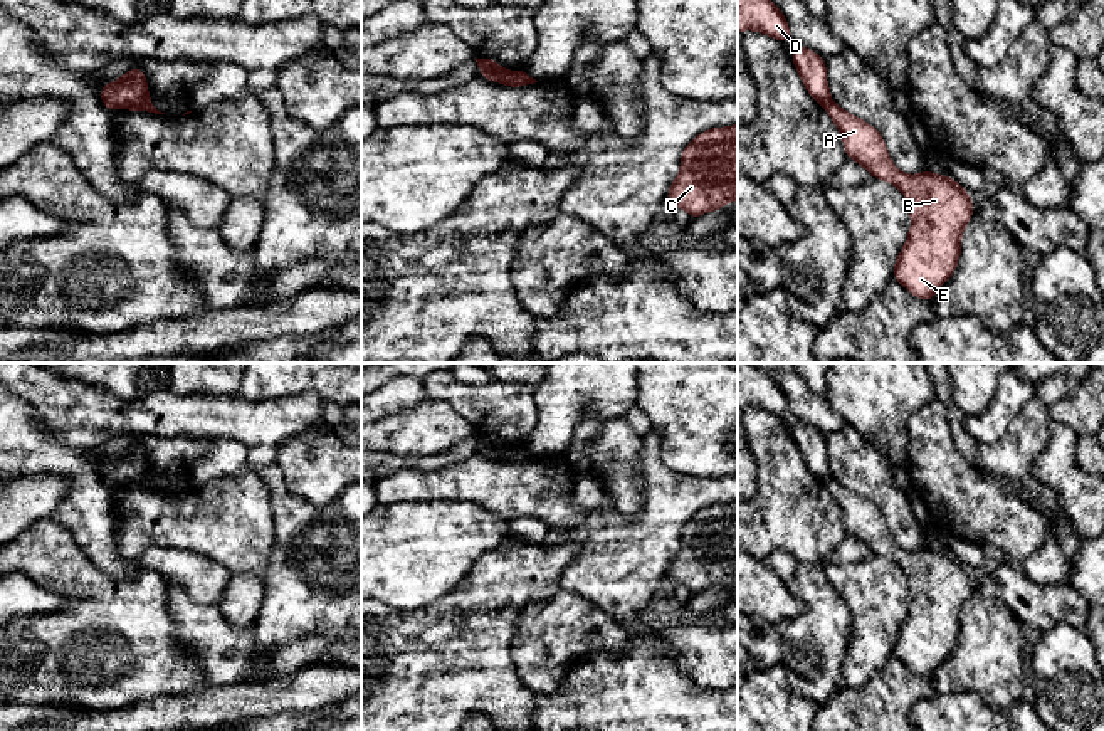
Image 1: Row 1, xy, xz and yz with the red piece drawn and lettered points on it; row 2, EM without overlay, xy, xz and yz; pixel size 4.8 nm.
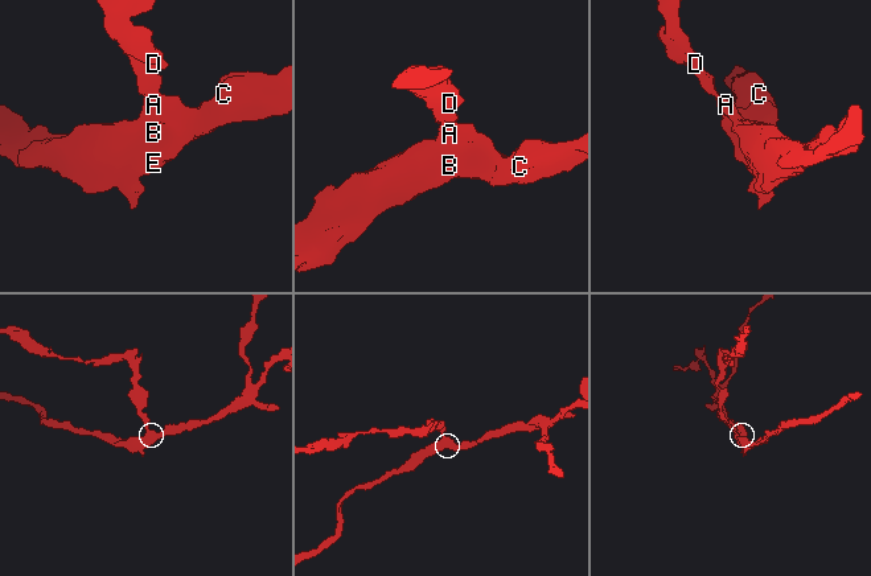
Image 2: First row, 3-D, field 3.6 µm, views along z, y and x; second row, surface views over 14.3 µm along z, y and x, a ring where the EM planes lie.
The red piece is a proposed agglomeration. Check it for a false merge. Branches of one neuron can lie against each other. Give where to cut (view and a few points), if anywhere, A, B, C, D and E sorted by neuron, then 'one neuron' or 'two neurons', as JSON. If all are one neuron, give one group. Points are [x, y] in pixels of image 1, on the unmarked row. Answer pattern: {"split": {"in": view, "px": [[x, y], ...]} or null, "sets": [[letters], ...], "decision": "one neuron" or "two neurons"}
{"split": {"in": "xy", "px": [[148, 473], [128, 484]]}, "sets": [["A", "B", "C", "E"], ["D"]], "decision": "two neurons"}

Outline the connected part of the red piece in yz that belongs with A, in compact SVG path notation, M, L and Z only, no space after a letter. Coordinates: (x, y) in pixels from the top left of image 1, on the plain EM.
M832 476L823 484L840 507L847 534L862 541L874 555L892 560L906 573L912 602L896 635L894 657L931 679L954 650L961 634L961 610L975 590L973 576L951 553L926 546L919 551L901 550L874 502Z

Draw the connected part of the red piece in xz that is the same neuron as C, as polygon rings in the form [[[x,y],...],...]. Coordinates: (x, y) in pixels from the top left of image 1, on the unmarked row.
[[[738,501],[707,506],[682,526],[681,548],[667,575],[677,585],[684,585],[691,595],[721,586],[724,580],[738,576]]]

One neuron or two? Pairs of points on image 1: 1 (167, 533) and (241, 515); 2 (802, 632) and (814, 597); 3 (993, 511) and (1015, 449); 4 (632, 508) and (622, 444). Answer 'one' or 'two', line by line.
1: one
2: one
3: two
4: one

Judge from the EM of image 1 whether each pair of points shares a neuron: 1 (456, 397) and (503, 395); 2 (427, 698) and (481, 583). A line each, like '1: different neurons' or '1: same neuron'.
1: same neuron
2: same neuron

